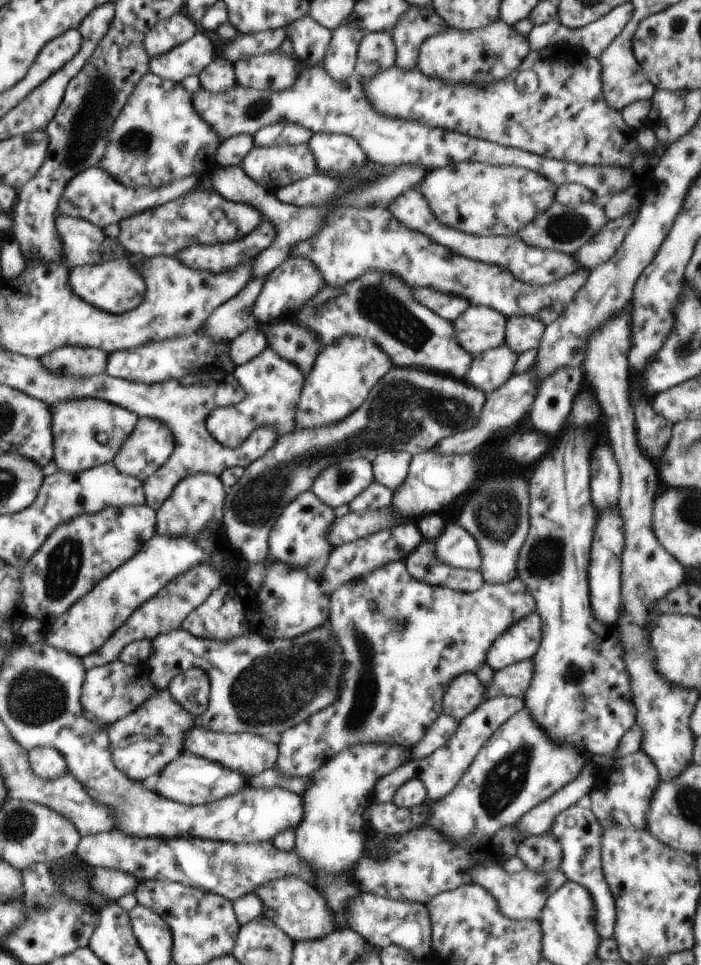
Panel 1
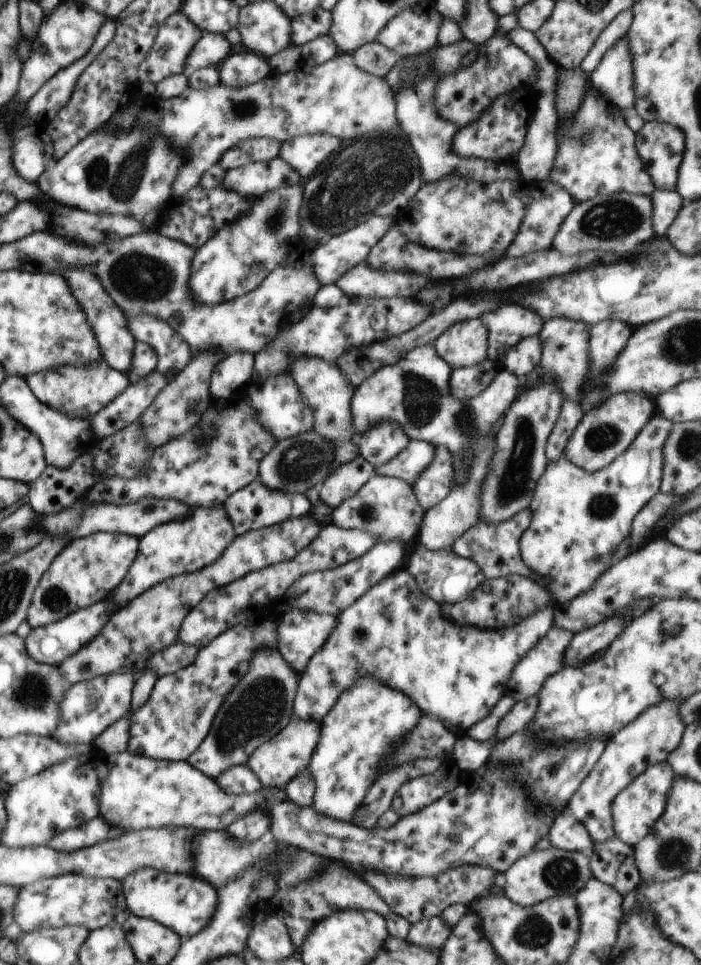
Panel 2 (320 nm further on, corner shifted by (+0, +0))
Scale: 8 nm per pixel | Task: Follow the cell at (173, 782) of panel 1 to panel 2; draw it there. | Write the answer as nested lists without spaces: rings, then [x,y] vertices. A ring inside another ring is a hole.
[[[246,765],[230,766],[215,782],[226,794],[254,794],[263,788],[256,774]]]

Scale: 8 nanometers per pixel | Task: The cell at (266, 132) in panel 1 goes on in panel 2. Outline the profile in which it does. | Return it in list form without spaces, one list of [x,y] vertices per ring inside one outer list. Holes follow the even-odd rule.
[[[265,137],[242,140],[237,146],[224,152],[217,164],[228,171],[259,161],[265,162],[280,156],[280,146],[282,141]]]

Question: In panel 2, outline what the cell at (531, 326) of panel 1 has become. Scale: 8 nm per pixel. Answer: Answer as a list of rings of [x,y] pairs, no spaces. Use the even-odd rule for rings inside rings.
[[[539,334],[522,338],[505,357],[500,367],[507,369],[511,374],[523,378],[530,374],[542,358],[542,338]]]

